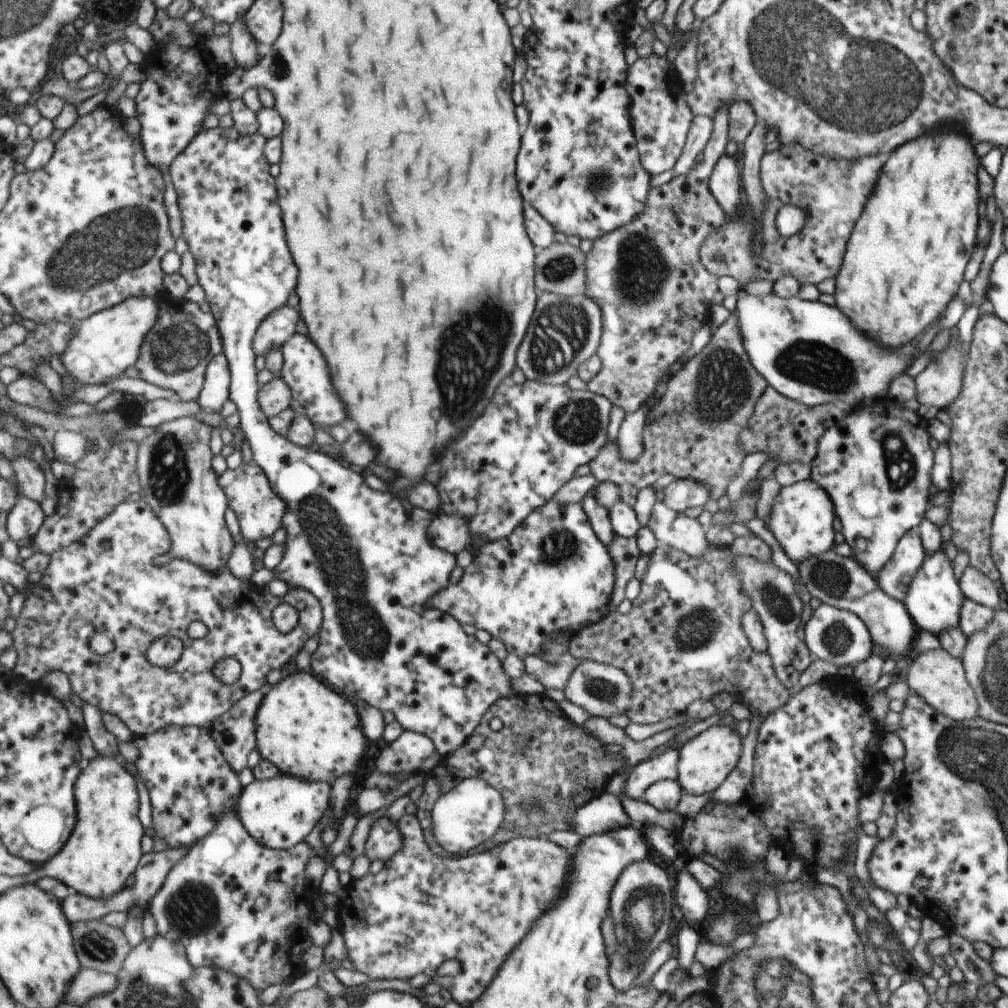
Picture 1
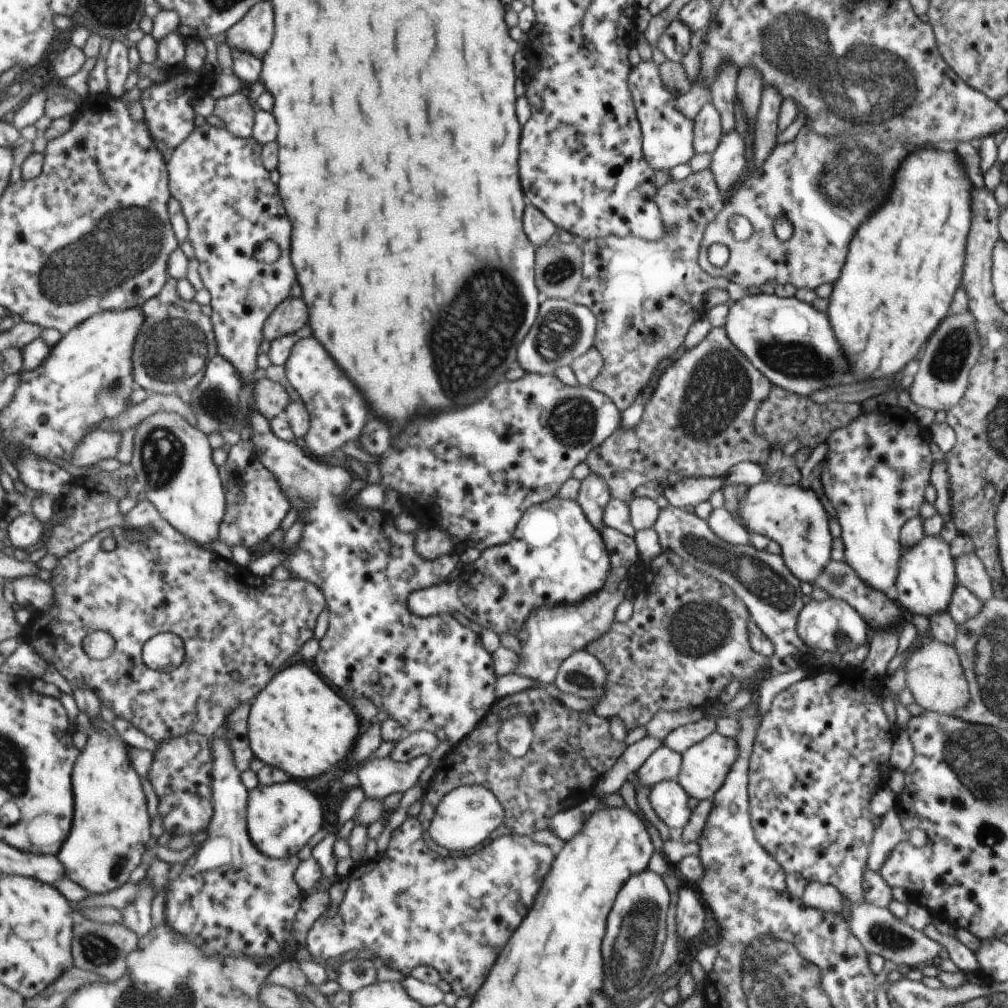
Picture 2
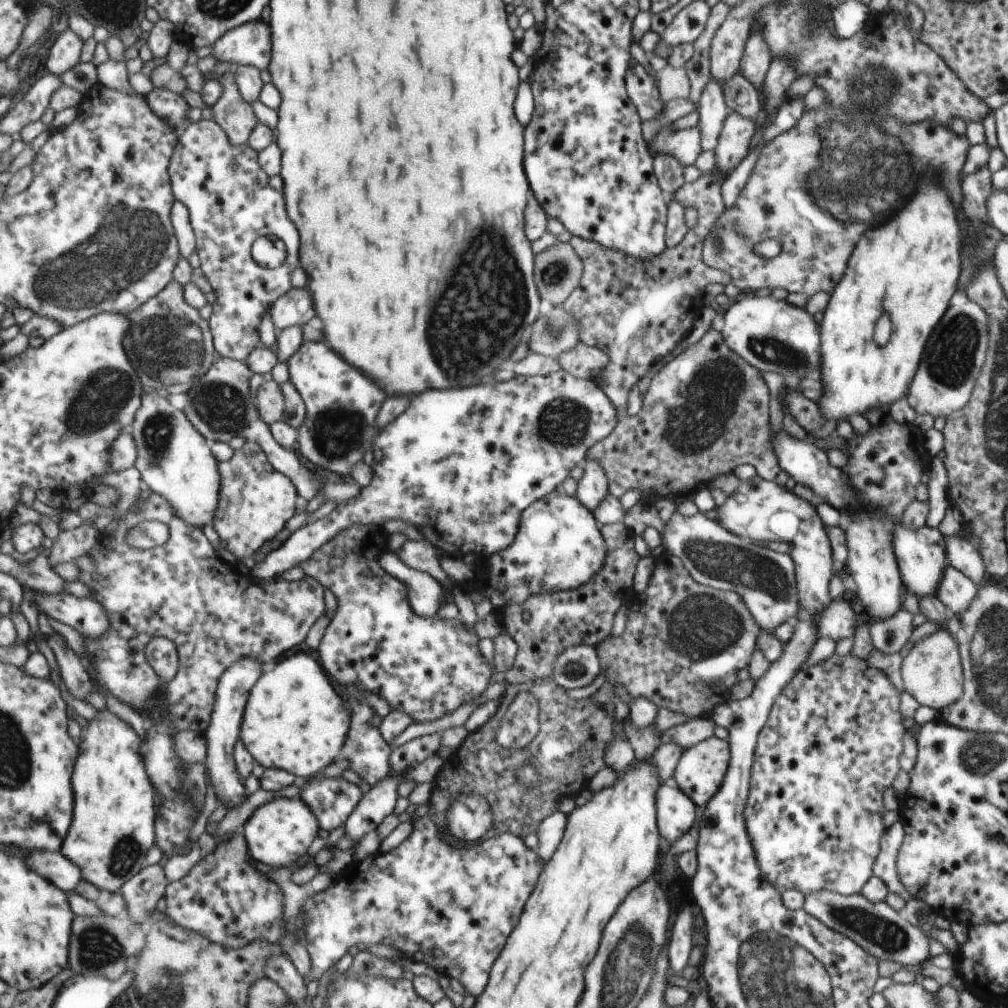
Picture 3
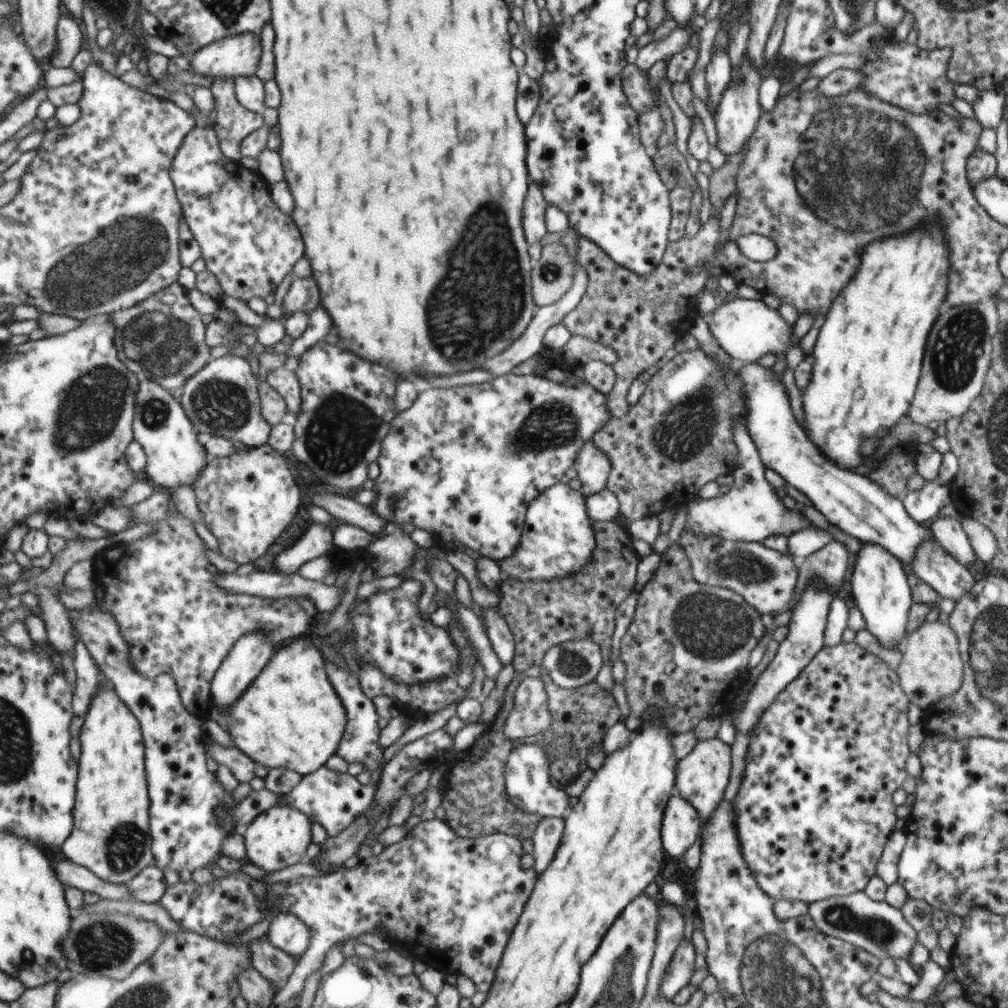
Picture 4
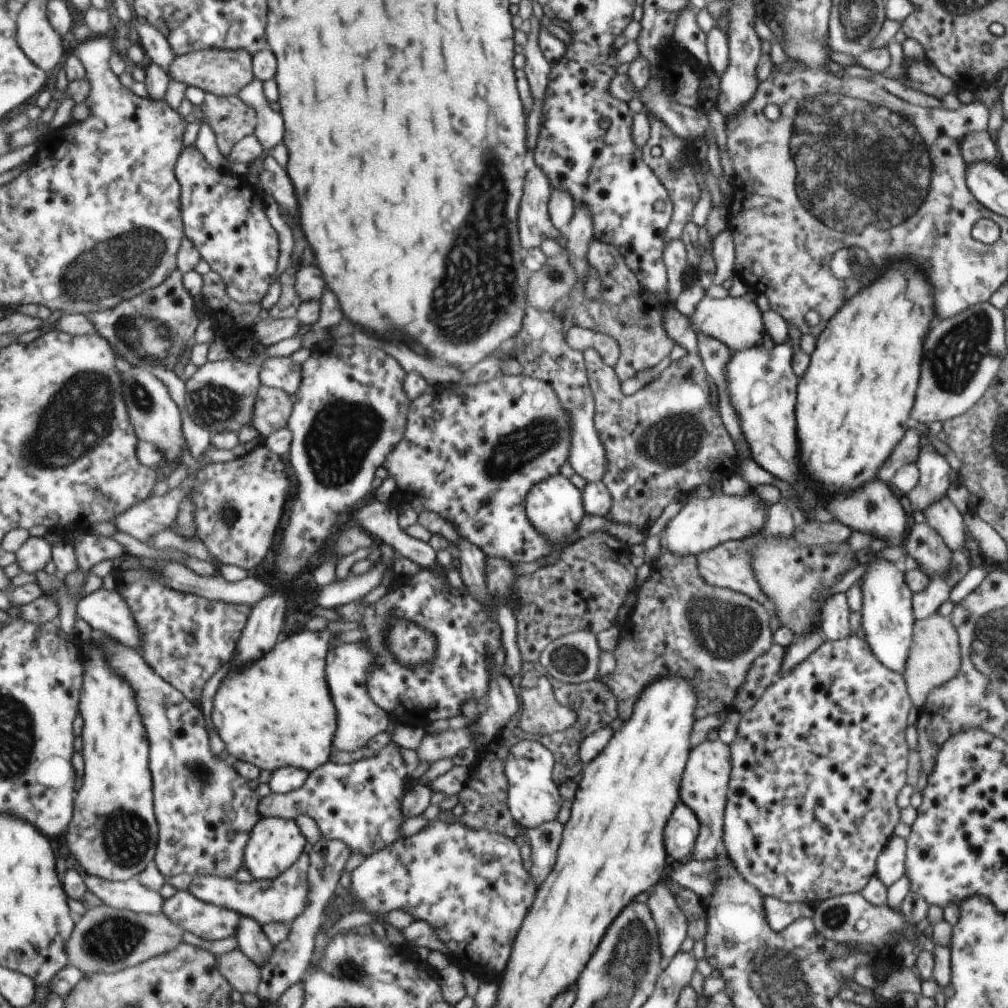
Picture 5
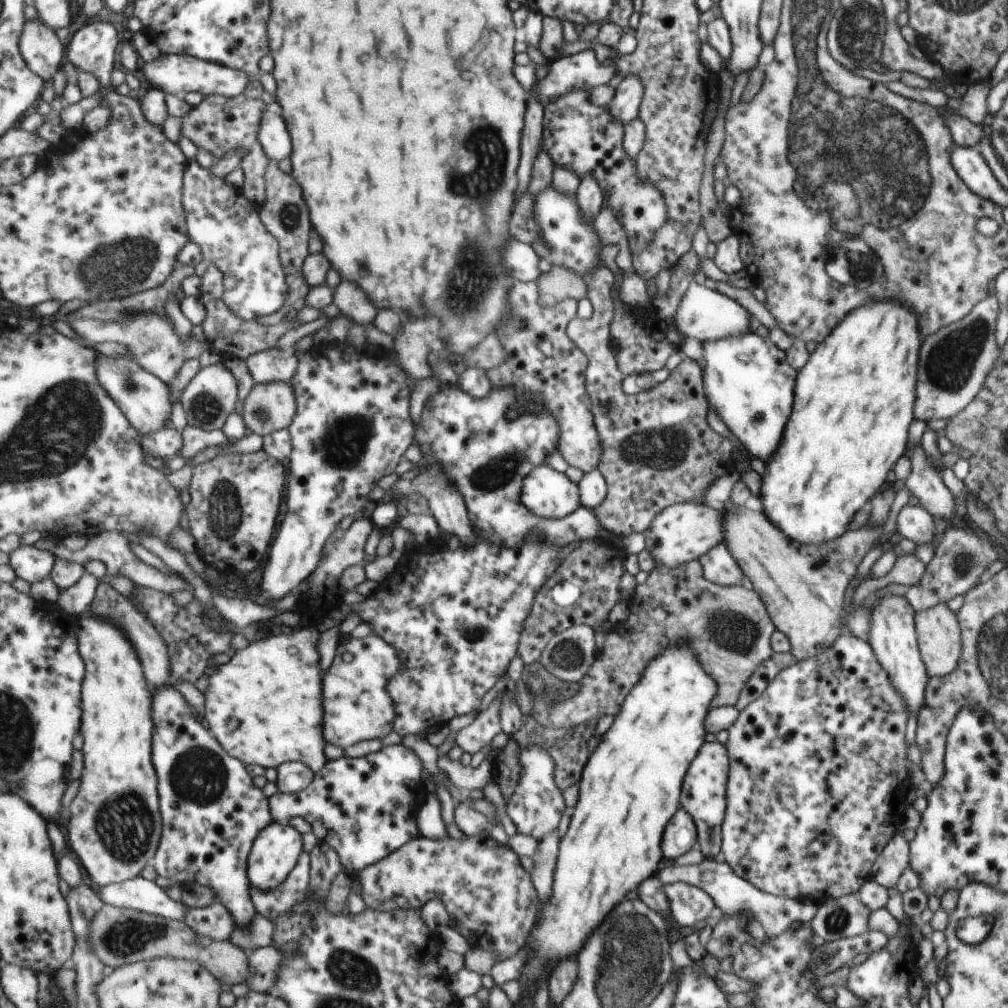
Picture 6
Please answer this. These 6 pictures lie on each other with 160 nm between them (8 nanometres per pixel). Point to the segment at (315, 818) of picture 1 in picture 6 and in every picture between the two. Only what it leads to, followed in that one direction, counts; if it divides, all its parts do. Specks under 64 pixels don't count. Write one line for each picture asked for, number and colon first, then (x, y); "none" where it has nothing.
2: (282, 818)
3: (282, 831)
4: (279, 838)
5: (276, 844)
6: (276, 852)

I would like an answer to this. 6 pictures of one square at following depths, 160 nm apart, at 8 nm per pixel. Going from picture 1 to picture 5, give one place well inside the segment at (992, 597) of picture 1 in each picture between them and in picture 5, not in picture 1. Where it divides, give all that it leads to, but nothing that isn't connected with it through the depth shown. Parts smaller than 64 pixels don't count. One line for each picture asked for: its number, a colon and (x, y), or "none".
2: (971, 574)
3: (961, 555)
4: (948, 534)
5: (943, 517)

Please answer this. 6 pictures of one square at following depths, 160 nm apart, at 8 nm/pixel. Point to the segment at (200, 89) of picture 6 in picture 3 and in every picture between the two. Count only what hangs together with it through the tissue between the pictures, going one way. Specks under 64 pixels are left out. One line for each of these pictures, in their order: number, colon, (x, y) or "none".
3: (250, 44)
4: (239, 55)
5: (223, 72)

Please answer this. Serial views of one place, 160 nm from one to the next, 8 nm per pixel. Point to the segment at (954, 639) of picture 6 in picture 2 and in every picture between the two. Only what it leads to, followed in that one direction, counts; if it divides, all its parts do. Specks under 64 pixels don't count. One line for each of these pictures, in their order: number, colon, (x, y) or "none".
2: (933, 674)
3: (931, 673)
4: (930, 669)
5: (934, 657)

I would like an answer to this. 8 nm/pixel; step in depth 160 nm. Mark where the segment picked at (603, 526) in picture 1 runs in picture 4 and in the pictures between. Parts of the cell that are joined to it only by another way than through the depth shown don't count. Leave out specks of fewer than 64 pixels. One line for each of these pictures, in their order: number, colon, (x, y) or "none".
2: (593, 496)
3: (591, 488)
4: (591, 466)

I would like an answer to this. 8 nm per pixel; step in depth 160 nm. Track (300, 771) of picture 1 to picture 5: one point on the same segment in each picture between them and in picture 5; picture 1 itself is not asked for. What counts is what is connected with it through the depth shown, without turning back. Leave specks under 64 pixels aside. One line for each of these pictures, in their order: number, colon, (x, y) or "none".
2: (299, 724)
3: (295, 720)
4: (291, 717)
5: (279, 711)

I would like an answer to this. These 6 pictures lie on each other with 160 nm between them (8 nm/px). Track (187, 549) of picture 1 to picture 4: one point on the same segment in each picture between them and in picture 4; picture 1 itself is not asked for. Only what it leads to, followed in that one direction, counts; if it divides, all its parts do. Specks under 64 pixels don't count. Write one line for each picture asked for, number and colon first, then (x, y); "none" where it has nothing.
2: (173, 459)
3: (176, 461)
4: (177, 457)

